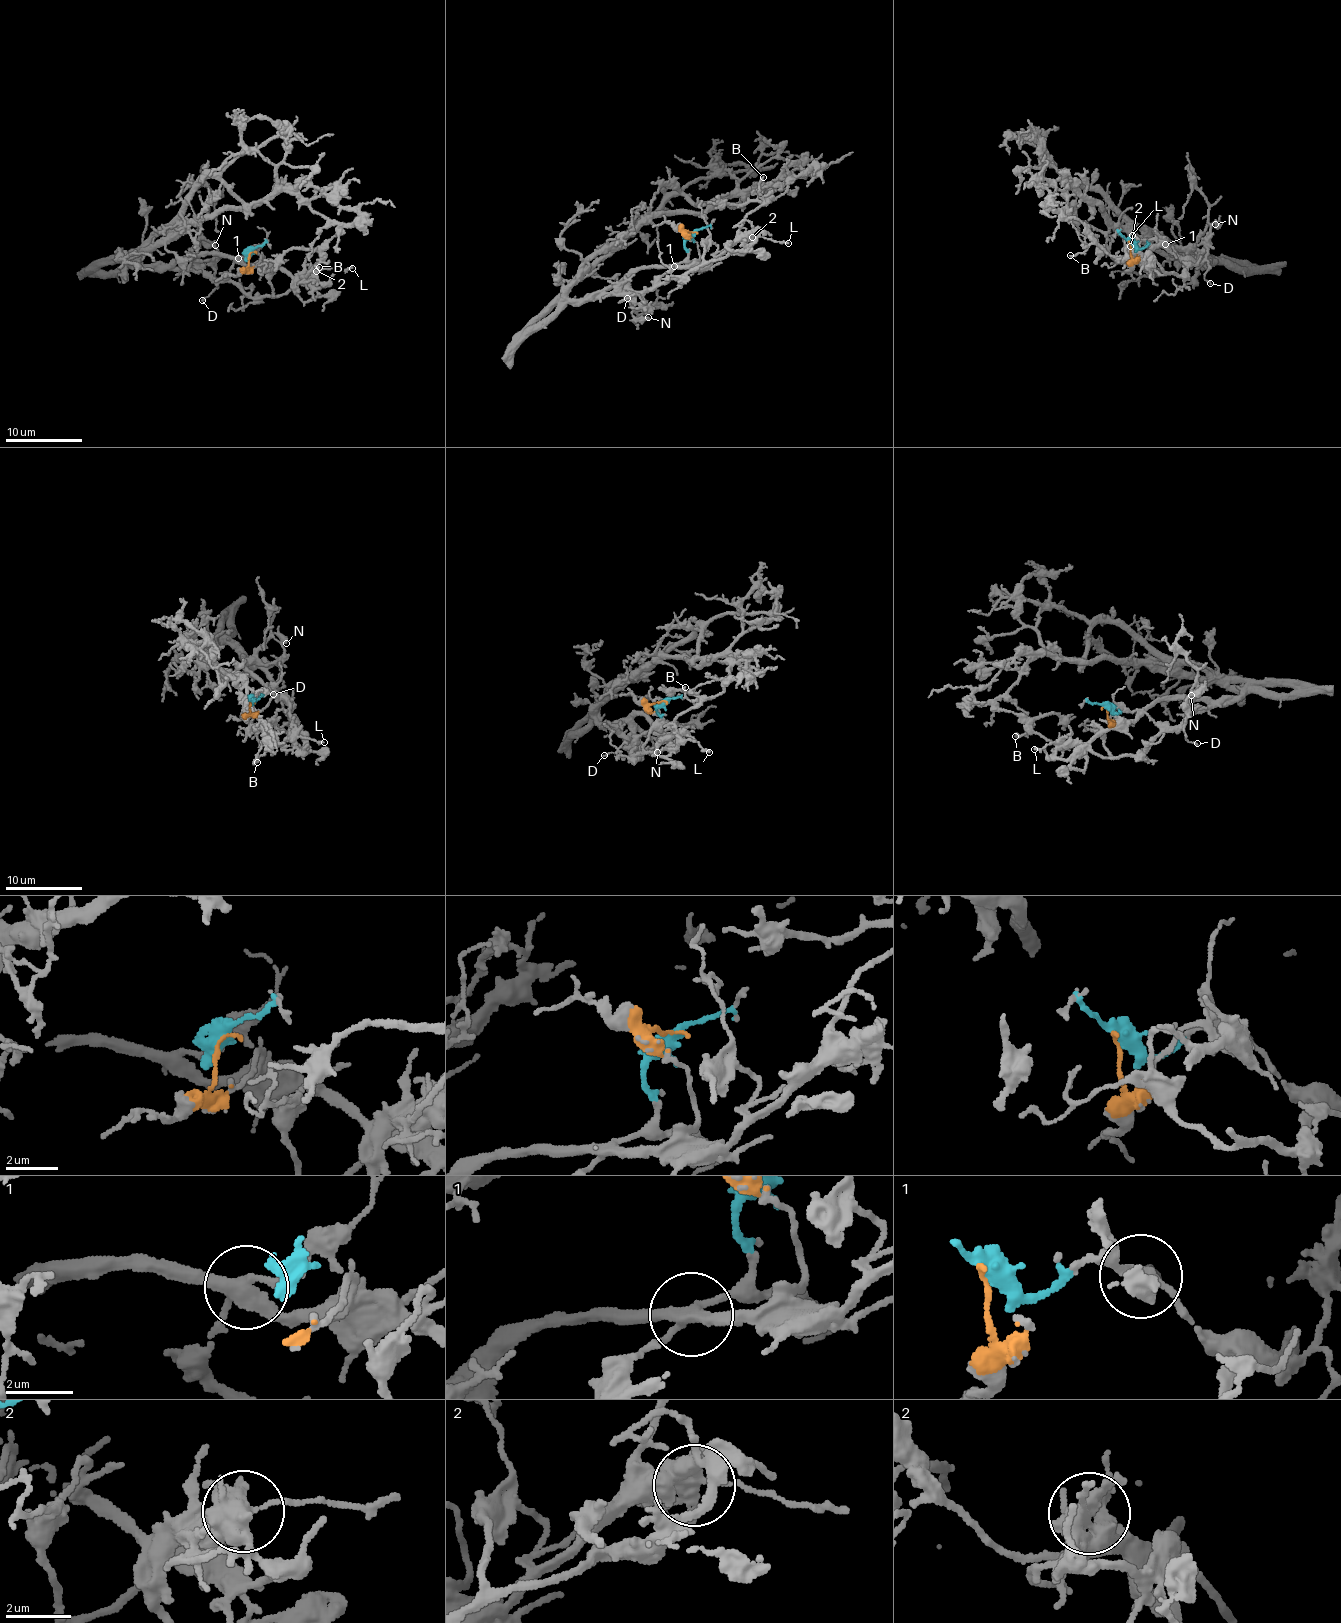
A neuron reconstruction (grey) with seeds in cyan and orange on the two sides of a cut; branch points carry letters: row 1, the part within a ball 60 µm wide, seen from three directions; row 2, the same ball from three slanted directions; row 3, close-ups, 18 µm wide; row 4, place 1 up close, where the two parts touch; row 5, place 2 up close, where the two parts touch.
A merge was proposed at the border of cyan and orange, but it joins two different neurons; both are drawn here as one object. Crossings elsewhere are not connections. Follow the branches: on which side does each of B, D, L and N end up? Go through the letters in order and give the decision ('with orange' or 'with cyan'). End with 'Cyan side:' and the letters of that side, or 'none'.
B: with orange
D: with cyan
L: with orange
N: with orange
Cyan side: D

